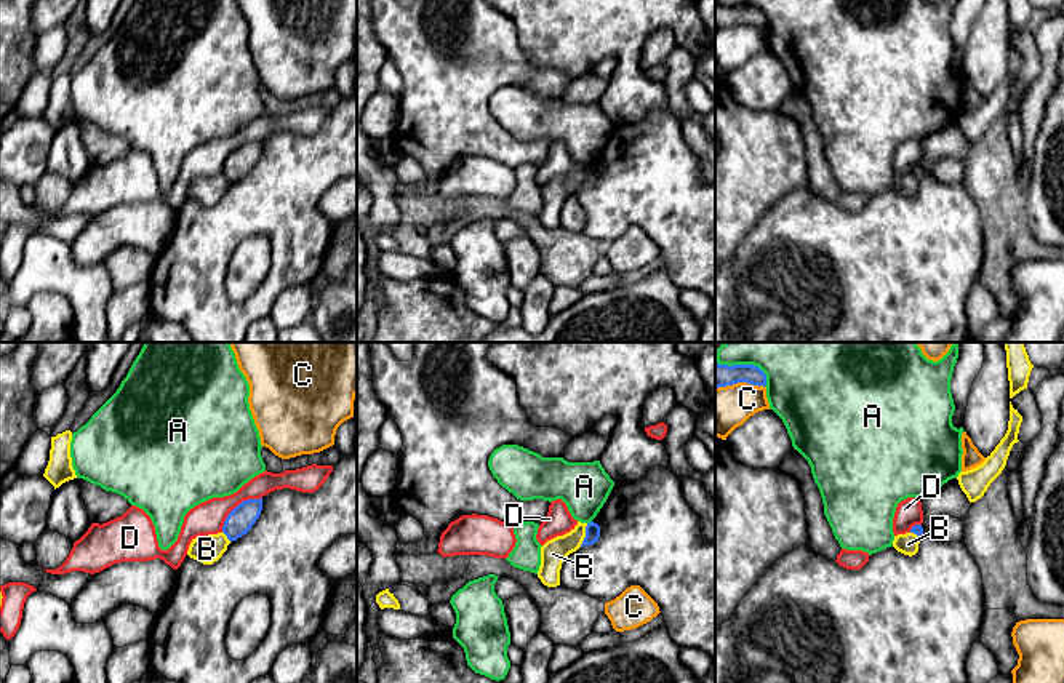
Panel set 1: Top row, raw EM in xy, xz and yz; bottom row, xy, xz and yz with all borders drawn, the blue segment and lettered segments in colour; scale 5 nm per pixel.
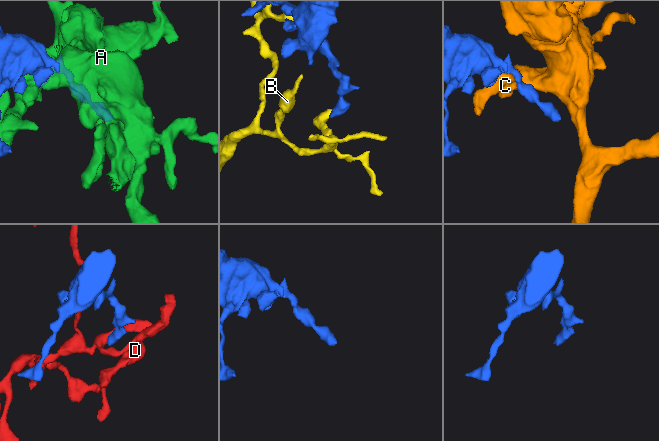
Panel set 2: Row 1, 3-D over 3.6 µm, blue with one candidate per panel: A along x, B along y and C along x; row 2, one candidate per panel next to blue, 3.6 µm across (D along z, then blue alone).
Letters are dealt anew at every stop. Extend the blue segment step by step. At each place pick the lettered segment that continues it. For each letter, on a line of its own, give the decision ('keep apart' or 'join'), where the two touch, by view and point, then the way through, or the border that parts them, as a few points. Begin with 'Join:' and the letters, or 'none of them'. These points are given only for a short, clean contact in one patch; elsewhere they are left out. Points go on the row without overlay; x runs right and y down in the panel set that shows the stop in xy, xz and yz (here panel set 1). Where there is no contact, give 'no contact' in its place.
Join: none of them
A: keep apart; meets blue in yz at (746, 7)
B: keep apart; meets blue in xz at (586, 176); border along xz (588, 165), (580, 187)
C: keep apart; meets blue in yz at (740, 23)
D: keep apart; meets blue in xy at (236, 149); border along xy (261, 138), (244, 141), (228, 157), (221, 173)

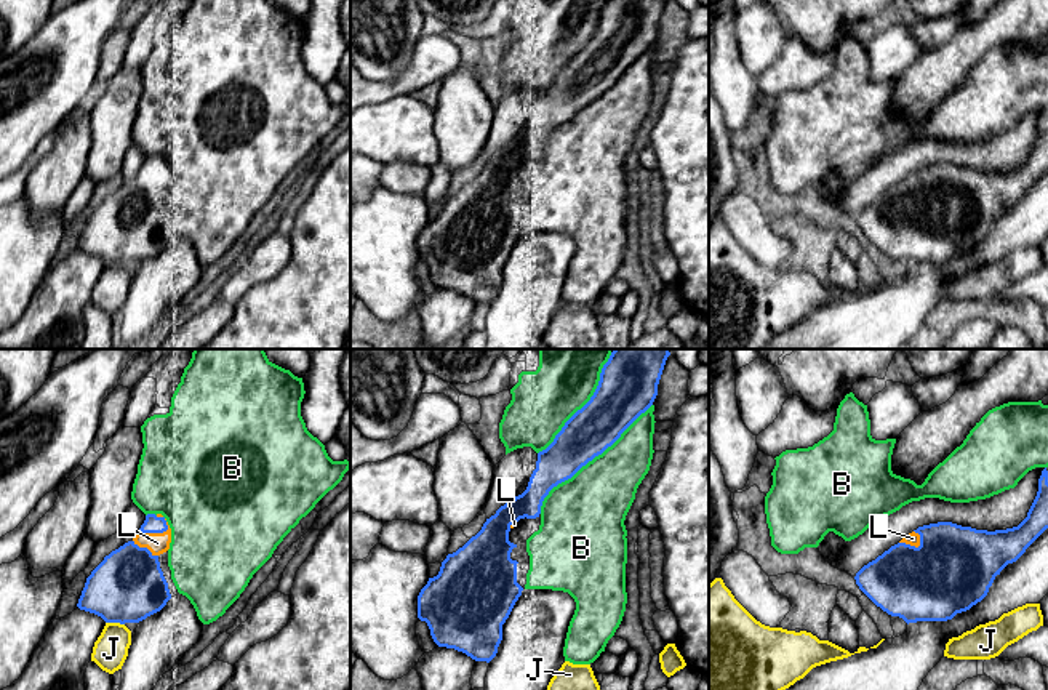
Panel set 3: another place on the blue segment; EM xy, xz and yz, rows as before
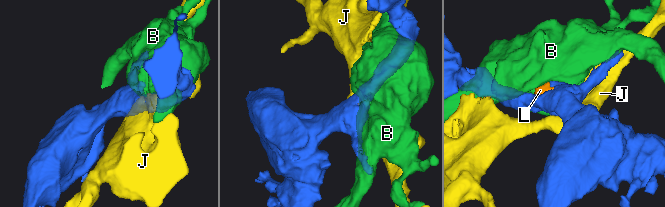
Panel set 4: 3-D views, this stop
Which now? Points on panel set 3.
Join: L
B: keep apart; meets blue in xz at (589, 101)
J: keep apart; meets blue in xy at (116, 263); border along xy (106, 263), (124, 266)
L: join; meets blue in xy at (154, 173); runs through xy (152, 165), (154, 173), (157, 184)

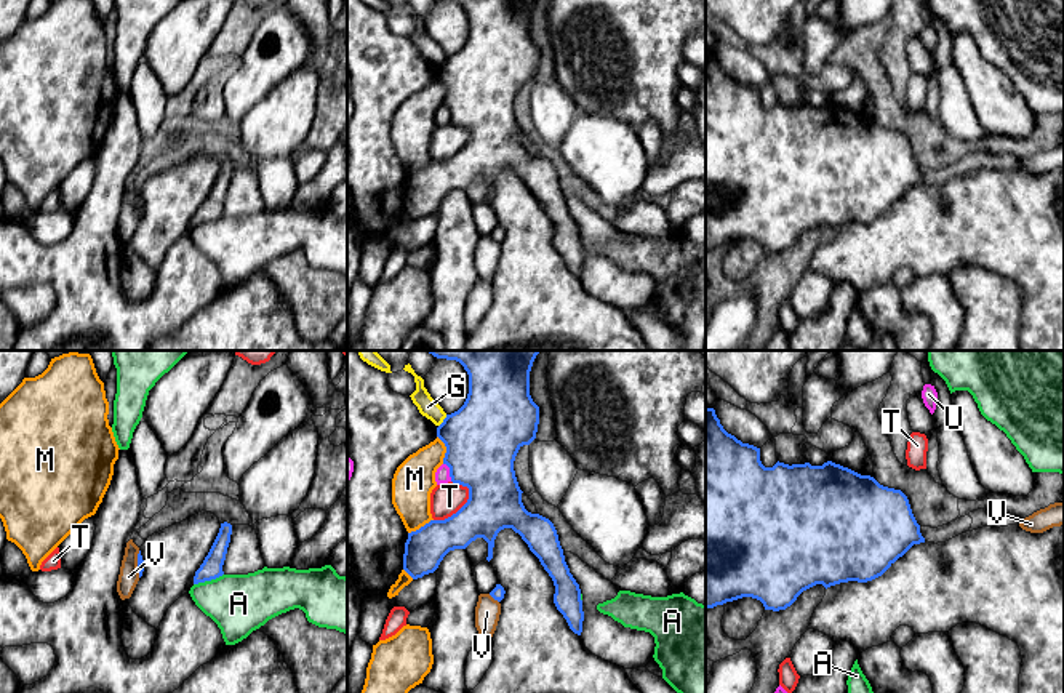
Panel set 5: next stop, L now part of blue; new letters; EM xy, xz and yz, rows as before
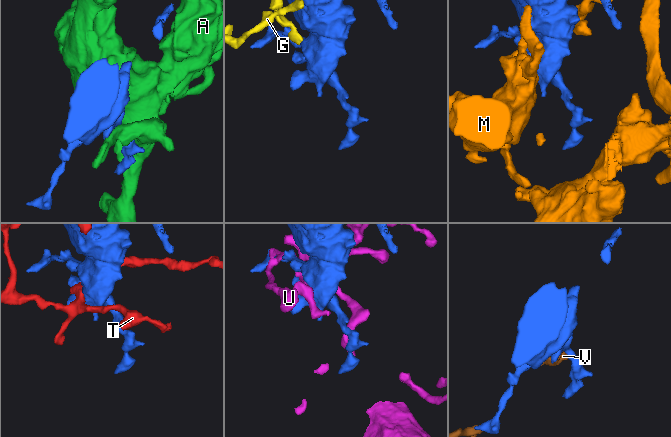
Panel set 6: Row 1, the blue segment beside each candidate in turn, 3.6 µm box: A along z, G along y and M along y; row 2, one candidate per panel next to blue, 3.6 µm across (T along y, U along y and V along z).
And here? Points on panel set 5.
Join: none of them
A: keep apart; meets blue in xy at (208, 221)
G: keep apart; meets blue in xz at (444, 63); border along xz (447, 56), (439, 68)
M: keep apart; meets blue in xz at (447, 92)
T: keep apart; meets blue in xz at (460, 151)
U: keep apart; meets blue in xz at (450, 114)
V: keep apart; meets blue in xz at (493, 239); border along xz (488, 236), (498, 244)

